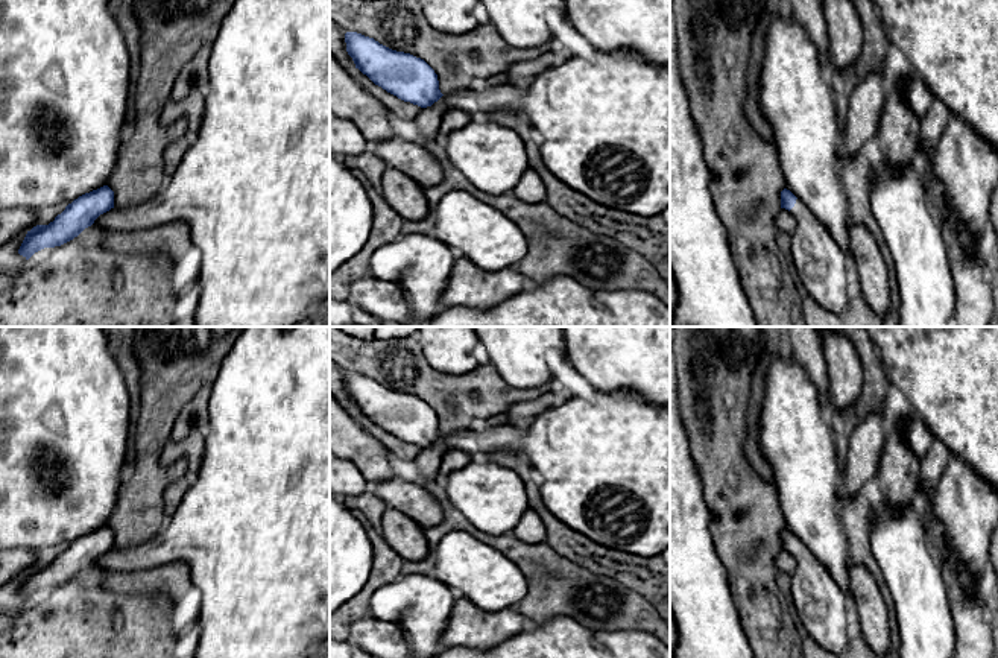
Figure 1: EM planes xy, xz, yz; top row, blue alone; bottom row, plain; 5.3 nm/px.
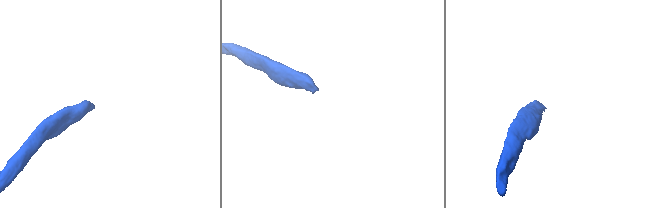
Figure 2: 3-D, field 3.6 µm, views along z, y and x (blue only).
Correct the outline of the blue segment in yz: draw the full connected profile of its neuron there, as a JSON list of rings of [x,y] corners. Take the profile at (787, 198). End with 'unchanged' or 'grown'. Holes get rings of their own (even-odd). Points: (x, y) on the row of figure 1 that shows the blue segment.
[[[787,188],[781,191],[781,208],[796,219],[791,257],[805,290],[820,307],[845,315],[849,307],[851,267],[843,251],[828,228]]] | grown

